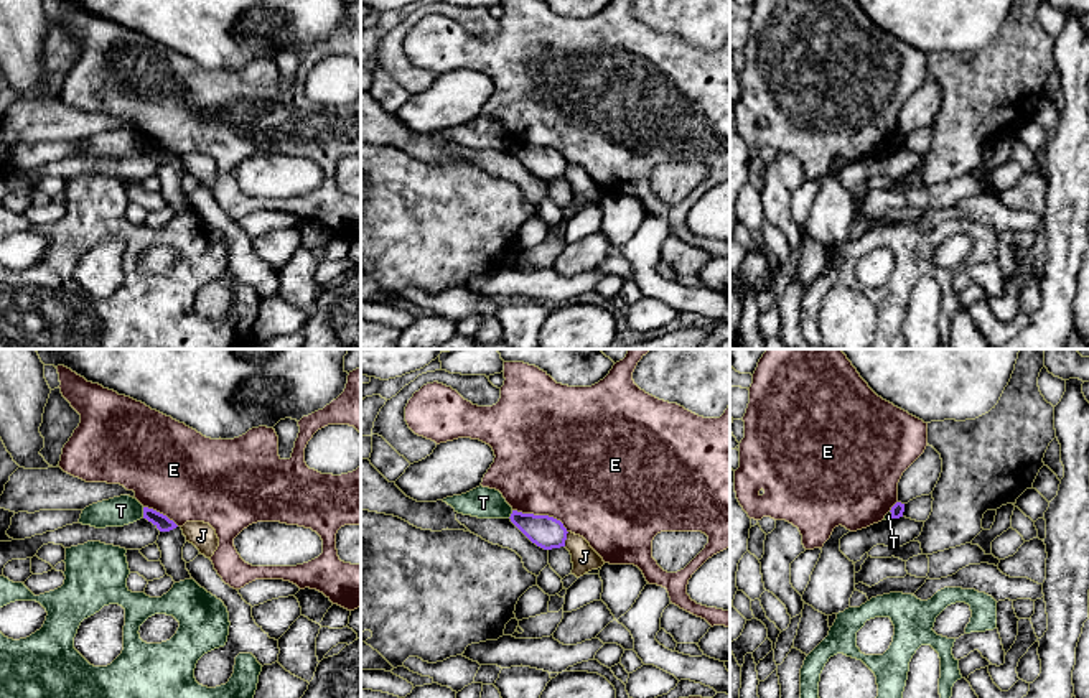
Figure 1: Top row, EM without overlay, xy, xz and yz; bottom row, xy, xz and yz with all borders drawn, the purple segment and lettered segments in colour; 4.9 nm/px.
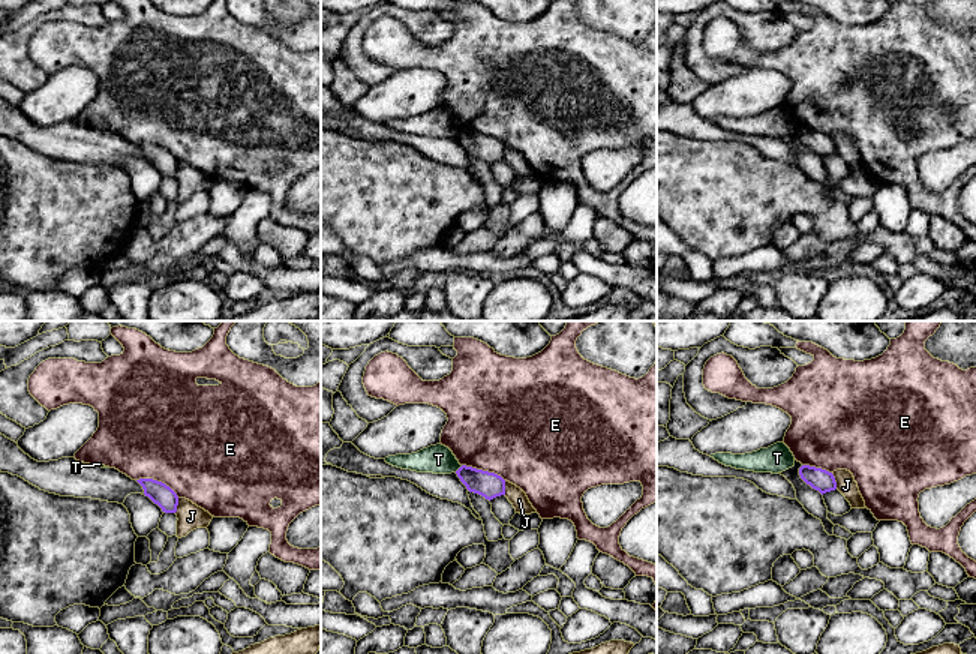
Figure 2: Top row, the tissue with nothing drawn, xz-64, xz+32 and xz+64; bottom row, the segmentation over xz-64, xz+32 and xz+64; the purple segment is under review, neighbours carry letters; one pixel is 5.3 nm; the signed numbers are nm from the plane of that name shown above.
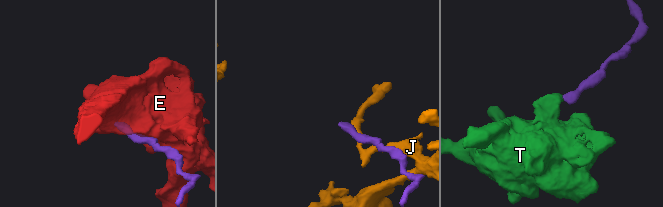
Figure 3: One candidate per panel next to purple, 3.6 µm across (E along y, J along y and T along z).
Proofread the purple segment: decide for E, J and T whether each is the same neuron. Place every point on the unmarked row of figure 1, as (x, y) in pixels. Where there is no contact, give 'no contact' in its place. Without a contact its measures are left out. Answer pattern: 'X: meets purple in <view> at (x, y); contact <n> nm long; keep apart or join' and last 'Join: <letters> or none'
E: meets purple in xz at (542, 147); contact 300 nm long; keep apart
J: meets purple in xz at (565, 170); contact 80 nm long; keep apart
T: meets purple in xy at (144, 144); contact 60 nm long; keep apart
Join: none

